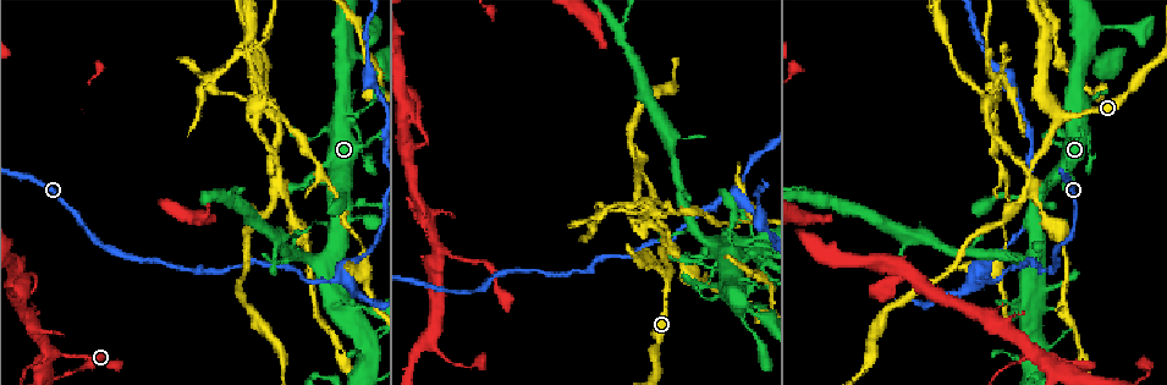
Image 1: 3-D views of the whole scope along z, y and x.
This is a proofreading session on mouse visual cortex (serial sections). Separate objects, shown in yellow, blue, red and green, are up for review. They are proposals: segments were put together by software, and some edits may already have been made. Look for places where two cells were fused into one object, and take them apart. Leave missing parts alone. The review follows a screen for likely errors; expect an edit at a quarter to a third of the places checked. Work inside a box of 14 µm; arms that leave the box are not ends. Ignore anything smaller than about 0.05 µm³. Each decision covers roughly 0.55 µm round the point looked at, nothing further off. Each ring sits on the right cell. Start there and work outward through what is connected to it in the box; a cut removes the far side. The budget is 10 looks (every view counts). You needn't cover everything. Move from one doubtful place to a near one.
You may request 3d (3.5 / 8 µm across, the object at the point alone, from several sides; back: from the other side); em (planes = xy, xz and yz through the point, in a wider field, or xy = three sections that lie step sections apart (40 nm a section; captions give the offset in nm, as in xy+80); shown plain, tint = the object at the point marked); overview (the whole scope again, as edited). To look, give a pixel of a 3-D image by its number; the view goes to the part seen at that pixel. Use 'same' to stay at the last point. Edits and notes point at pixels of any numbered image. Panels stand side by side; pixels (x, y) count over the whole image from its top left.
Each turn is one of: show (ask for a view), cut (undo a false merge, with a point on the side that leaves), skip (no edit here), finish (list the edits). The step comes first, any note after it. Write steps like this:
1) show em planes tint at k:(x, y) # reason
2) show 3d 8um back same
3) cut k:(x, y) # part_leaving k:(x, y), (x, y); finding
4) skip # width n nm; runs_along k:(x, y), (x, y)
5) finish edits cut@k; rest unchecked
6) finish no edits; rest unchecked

show 3d 3.5um at 1:(735, 280) # narrows sharply

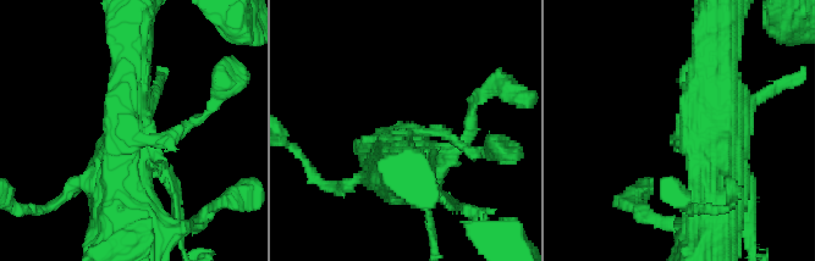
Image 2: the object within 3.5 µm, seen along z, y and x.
show em xy step 3 tint at 2:(688, 135) # need the tissue

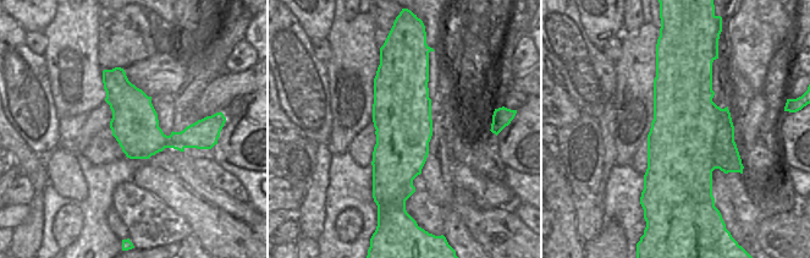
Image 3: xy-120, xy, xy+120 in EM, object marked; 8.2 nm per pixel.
show em xy step 5 tint same

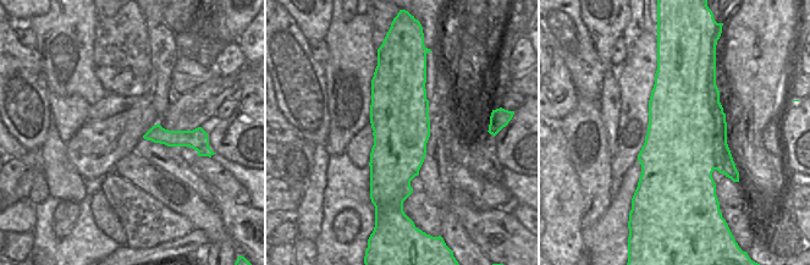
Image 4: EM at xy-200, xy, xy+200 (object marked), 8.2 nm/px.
skip # runs_along 2:(709, 238), (715, 46); continuous, no second cell

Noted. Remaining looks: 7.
show 3d 8um back at 1:(1033, 164) # three arms meet

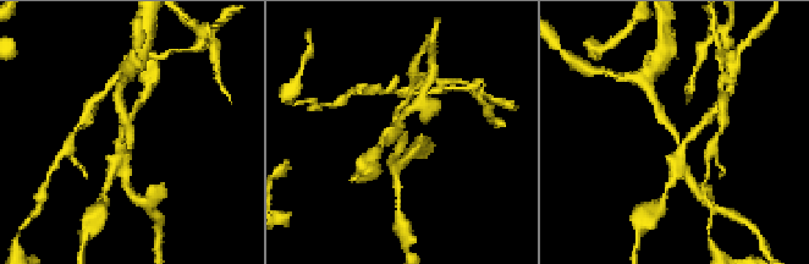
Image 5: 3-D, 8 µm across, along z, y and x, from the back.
show 3d 3.5um at 5:(129, 141) # closer look

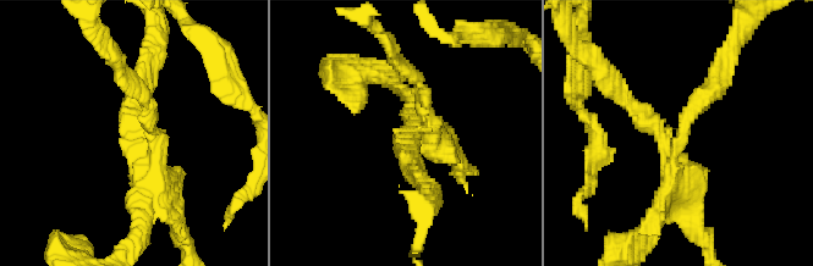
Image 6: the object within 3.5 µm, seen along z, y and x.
show em xy step 2 tint at 6:(132, 131) # arms 3; arm_widths 200, 250, 300 nm; now the EM

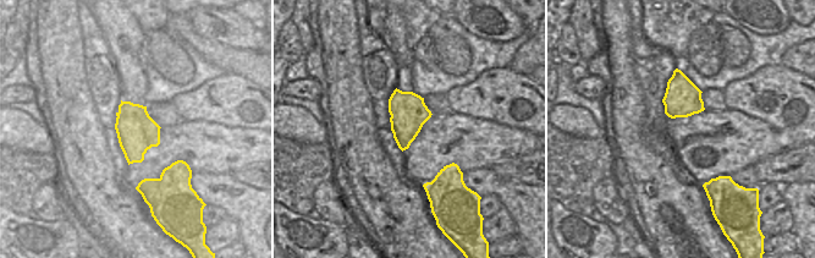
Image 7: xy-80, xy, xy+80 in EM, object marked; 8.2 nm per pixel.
cut 6:(185, 232) # part_leaving 6:(668, 144), (595, 65); a second cell is stuck on

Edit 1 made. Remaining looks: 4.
show 3d 3.5um at 1:(338, 280) # three arms meet

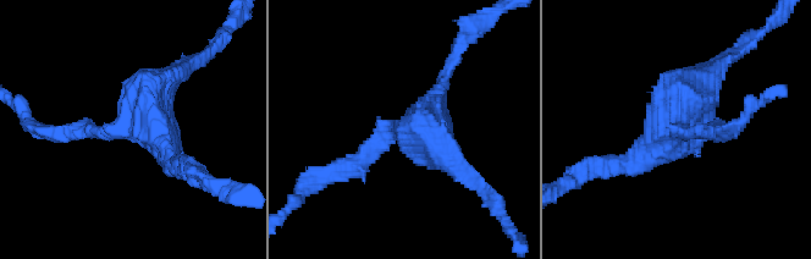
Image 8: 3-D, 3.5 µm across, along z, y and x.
show em xy step 3 tint at 8:(395, 128)

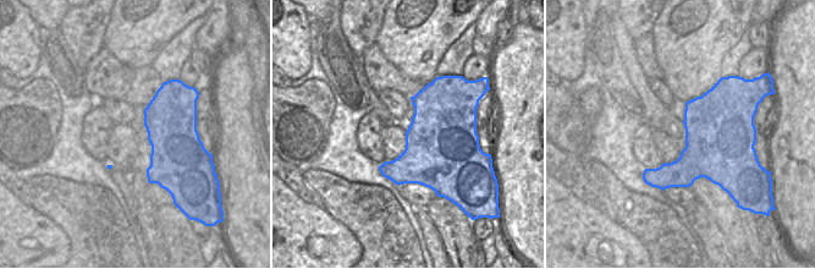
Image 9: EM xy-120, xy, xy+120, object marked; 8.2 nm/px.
skip # runs_along 8:(58, 133), (121, 130), (181, 70); one cell here

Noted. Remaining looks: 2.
show em xy step 2 tint at 1:(339, 290) # three arms meet

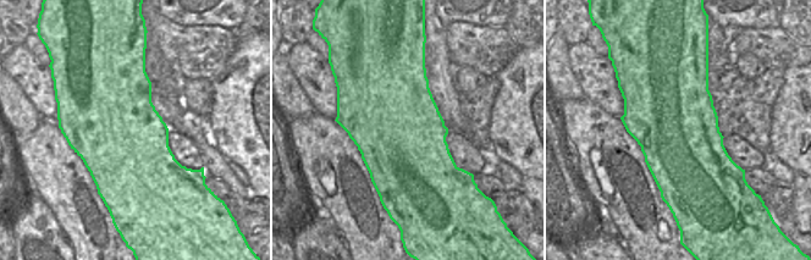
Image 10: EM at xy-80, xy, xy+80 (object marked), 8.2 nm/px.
show 3d 3.5um same # wider look

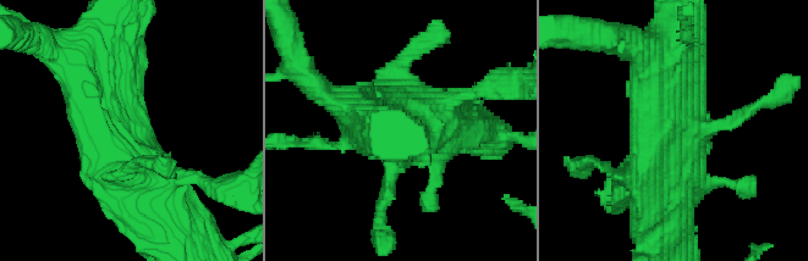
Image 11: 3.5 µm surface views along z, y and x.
skip # runs_along 11:(99, 37), (155, 198); all the same cell

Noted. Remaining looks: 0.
finish edits cut@6; rest unchecked

